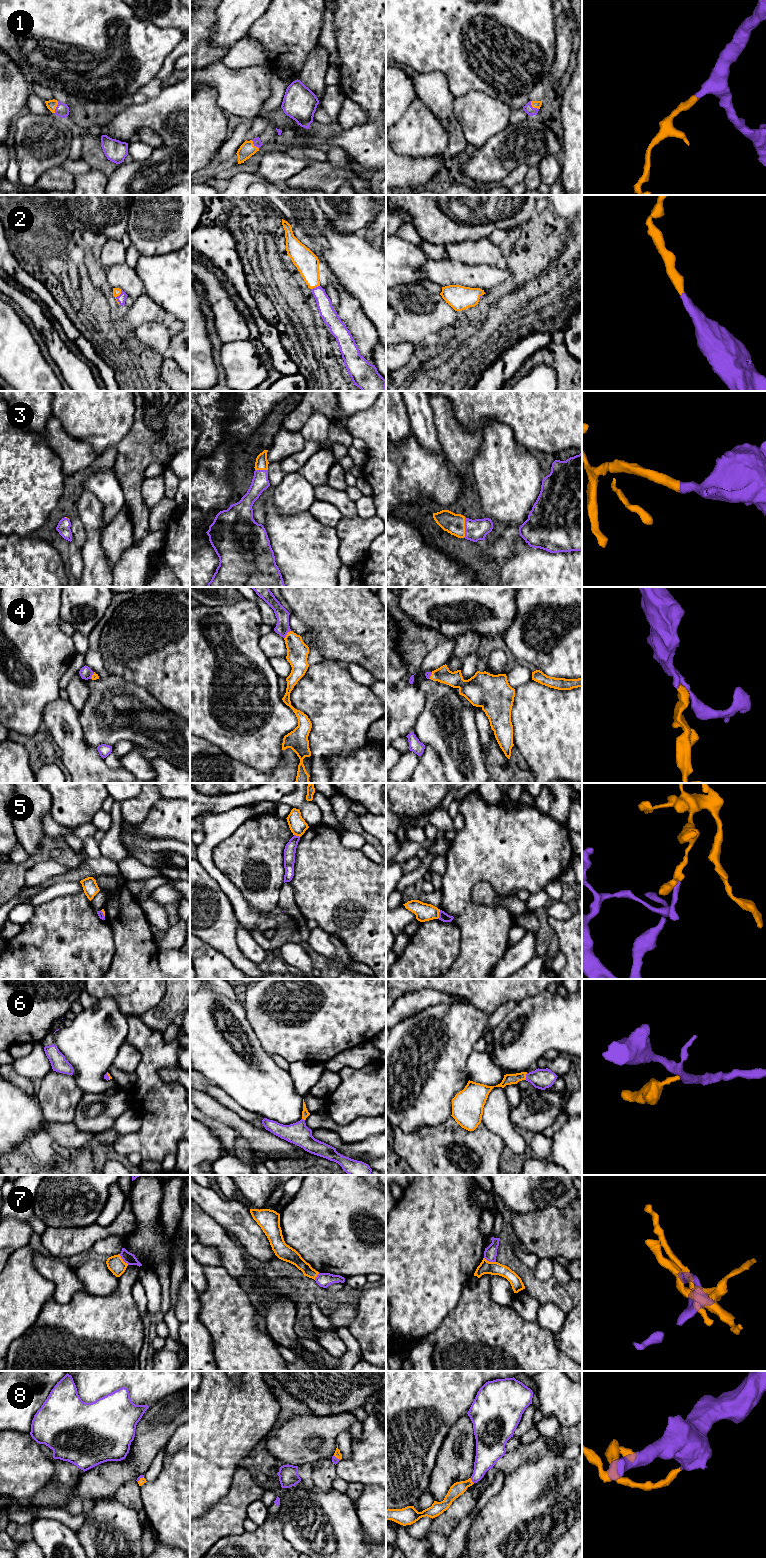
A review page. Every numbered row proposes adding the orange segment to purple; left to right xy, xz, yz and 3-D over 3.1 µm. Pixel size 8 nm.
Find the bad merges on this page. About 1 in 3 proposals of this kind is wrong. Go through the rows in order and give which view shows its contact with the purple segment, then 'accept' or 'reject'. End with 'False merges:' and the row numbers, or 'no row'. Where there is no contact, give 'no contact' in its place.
1: contact in xy; accept
2: contact in xy; accept
3: contact in yz; accept
4: contact in xz; accept
5: contact in yz; reject
6: contact in yz; accept
7: contact in xy; reject
8: contact in yz; accept
False merges: 5, 7

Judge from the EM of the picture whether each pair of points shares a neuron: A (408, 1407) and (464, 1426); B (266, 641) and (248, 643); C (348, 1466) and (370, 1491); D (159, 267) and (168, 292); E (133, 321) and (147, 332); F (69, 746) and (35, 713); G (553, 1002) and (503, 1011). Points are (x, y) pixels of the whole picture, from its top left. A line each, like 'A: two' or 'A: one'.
A: two
B: two
C: two
D: one
E: two
F: two
G: two

